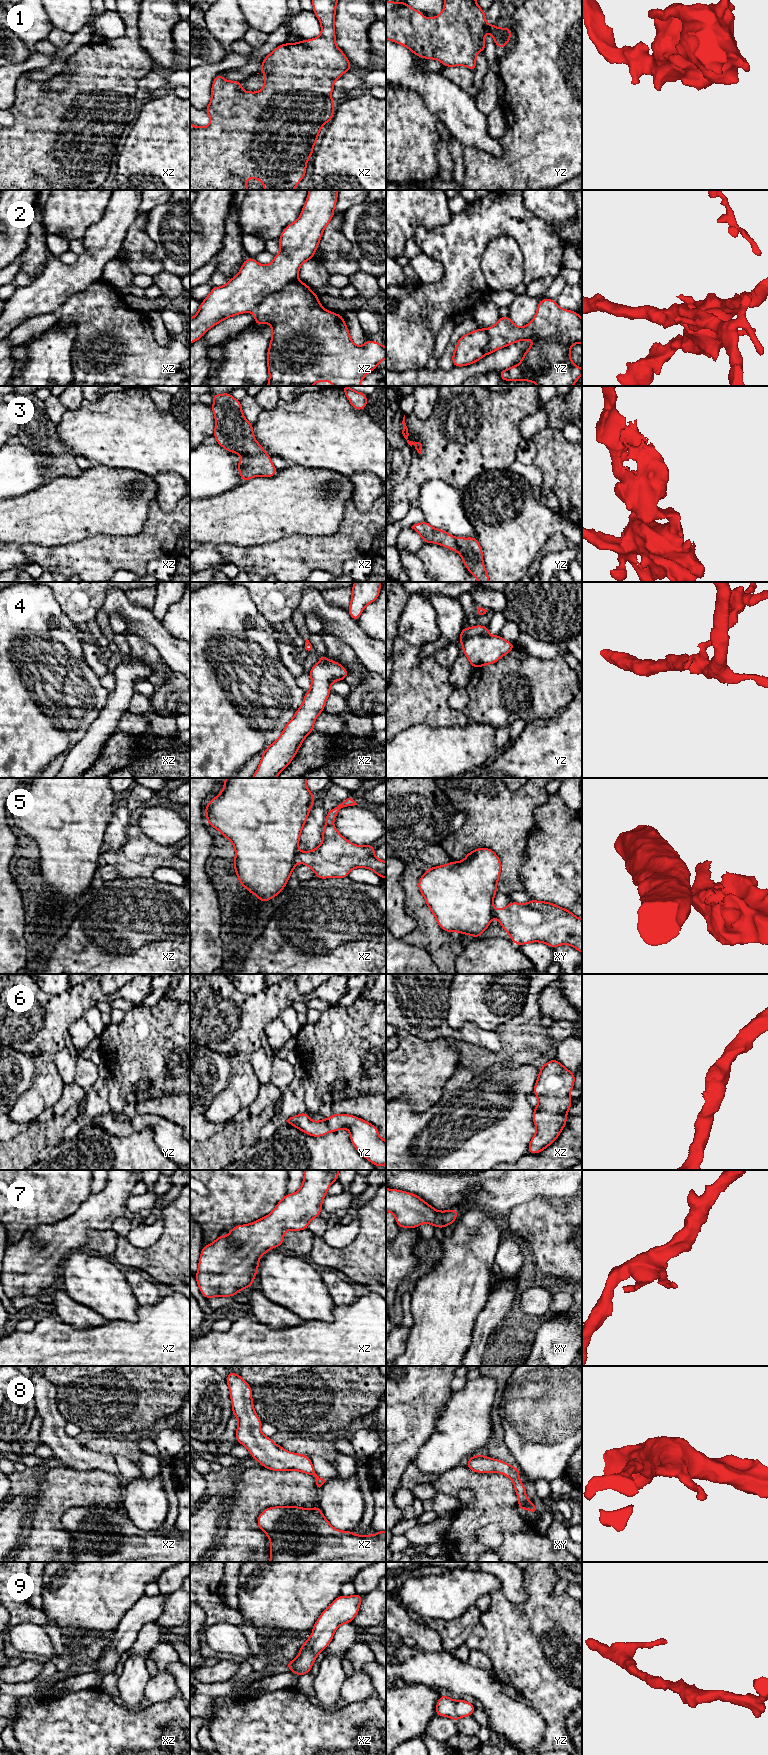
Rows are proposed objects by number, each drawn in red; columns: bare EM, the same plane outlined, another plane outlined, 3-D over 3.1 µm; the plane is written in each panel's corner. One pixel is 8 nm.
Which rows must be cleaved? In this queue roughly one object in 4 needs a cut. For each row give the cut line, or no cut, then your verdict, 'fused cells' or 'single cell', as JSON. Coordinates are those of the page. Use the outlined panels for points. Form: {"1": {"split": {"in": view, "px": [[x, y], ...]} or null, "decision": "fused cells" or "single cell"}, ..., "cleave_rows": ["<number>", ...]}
{"1": {"split": null, "decision": "single cell"}, "2": {"split": {"in": "xz", "px": [[297, 278], [268, 294], [253, 312]]}, "decision": "fused cells"}, "3": {"split": null, "decision": "single cell"}, "4": {"split": {"in": "yz", "px": [[488, 634], [475, 634], [466, 638], [461, 643]]}, "decision": "fused cells"}, "5": {"split": {"in": "xz", "px": [[299, 852], [297, 861]]}, "decision": "fused cells"}, "6": {"split": null, "decision": "single cell"}, "7": {"split": null, "decision": "single cell"}, "8": {"split": null, "decision": "single cell"}, "9": {"split": null, "decision": "single cell"}, "cleave_rows": ["2", "4", "5"]}

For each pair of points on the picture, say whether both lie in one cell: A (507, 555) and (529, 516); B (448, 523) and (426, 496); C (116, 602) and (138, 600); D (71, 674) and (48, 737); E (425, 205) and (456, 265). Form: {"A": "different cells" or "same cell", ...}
{"A": "same cell", "B": "same cell", "C": "different cells", "D": "same cell", "E": "different cells"}

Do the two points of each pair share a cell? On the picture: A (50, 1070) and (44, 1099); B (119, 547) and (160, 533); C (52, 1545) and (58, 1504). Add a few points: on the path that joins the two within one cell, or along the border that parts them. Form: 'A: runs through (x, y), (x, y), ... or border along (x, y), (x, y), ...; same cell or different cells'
A: runs through (47, 1077), (47, 1088), (44, 1092); same cell
B: runs through (129, 547), (144, 547), (150, 543); same cell
C: runs through (52, 1535), (52, 1514); same cell

